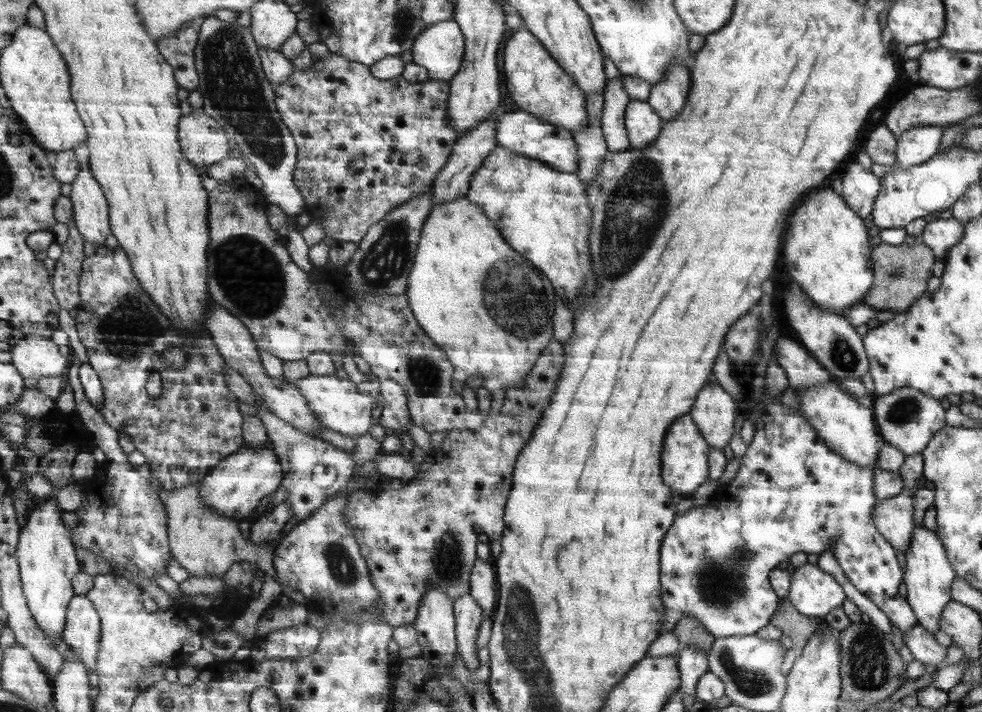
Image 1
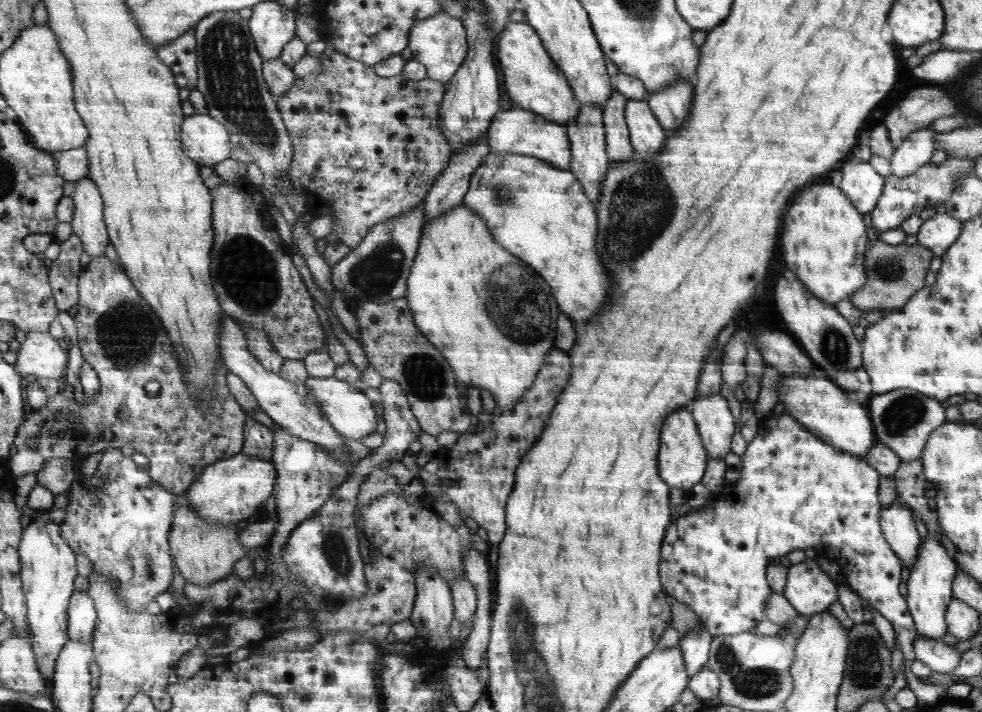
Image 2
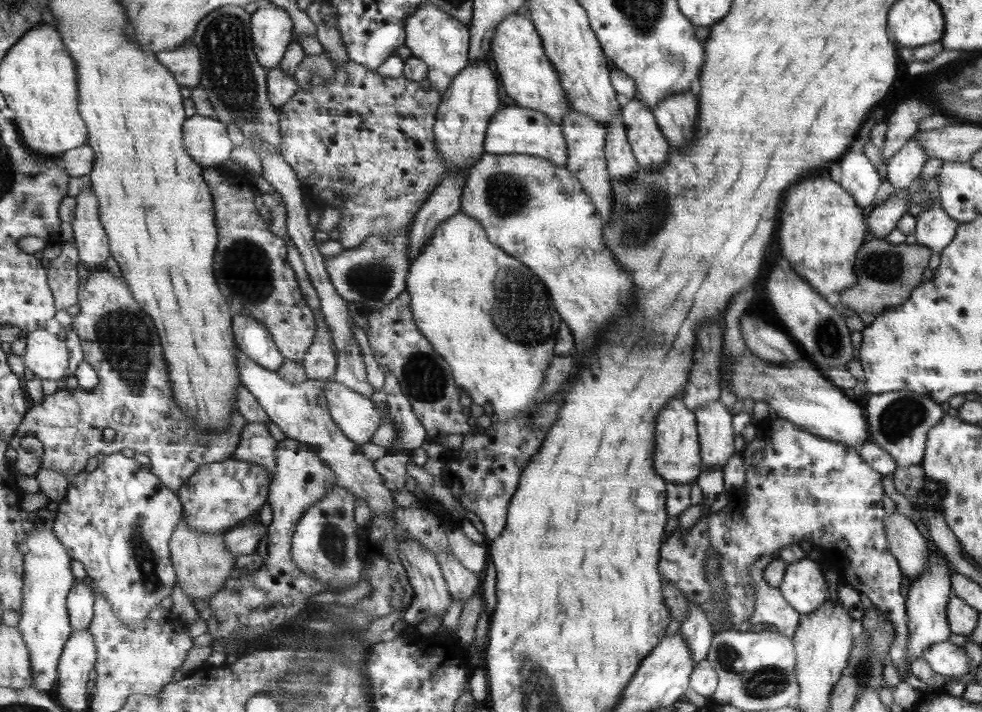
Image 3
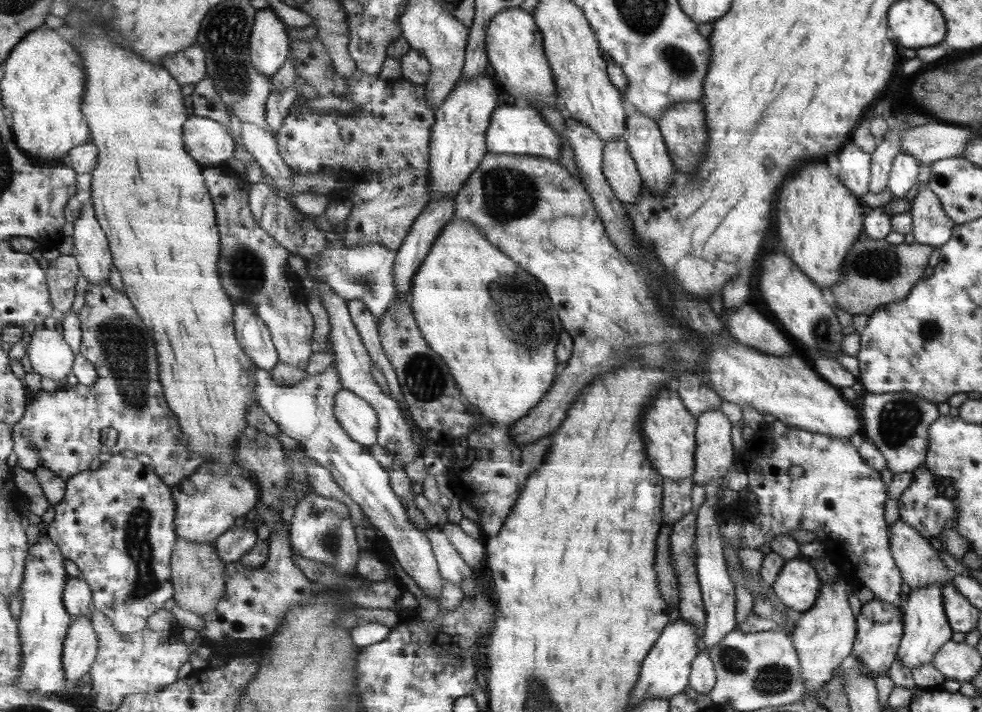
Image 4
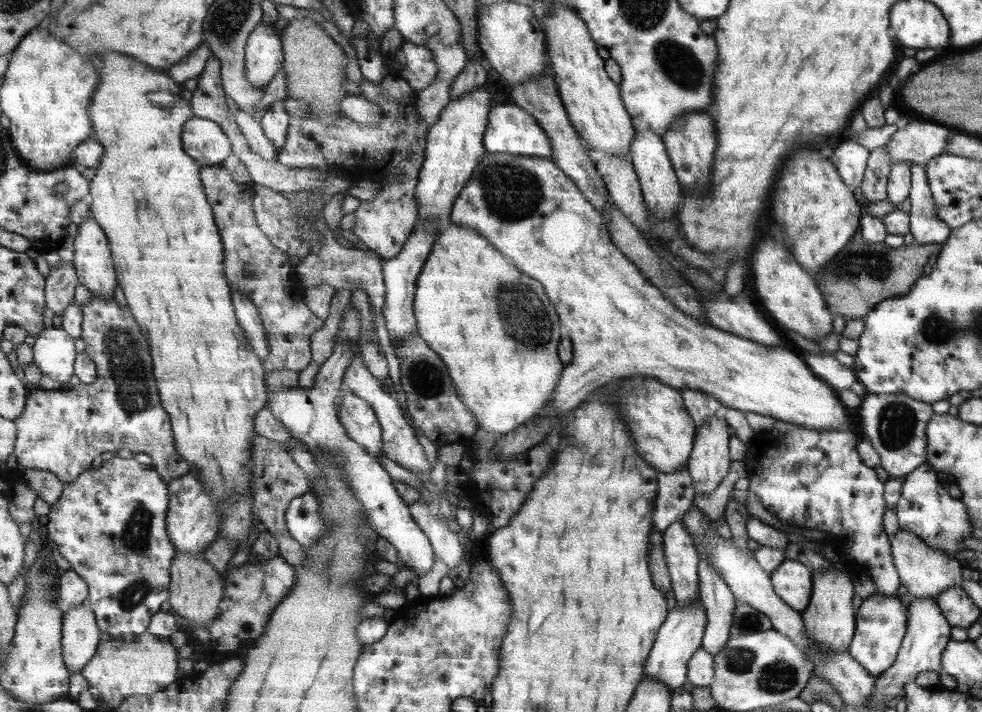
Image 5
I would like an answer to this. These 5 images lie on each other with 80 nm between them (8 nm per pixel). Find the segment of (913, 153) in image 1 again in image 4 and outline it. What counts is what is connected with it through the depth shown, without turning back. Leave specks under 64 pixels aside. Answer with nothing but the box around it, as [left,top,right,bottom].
[886,153,918,198]

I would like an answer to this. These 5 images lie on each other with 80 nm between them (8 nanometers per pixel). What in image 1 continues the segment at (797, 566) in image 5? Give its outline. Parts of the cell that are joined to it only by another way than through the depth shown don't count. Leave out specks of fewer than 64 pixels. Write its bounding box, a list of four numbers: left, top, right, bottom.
[786,563,843,617]

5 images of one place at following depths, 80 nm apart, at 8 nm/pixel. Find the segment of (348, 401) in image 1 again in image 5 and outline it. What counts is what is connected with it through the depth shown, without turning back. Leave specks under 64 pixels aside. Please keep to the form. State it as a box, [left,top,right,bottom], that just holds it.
[338,391,384,456]

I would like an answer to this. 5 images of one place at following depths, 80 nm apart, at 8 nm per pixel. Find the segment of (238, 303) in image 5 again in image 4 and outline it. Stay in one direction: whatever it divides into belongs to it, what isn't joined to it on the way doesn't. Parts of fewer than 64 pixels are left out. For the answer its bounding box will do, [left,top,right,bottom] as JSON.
[234,303,279,372]

